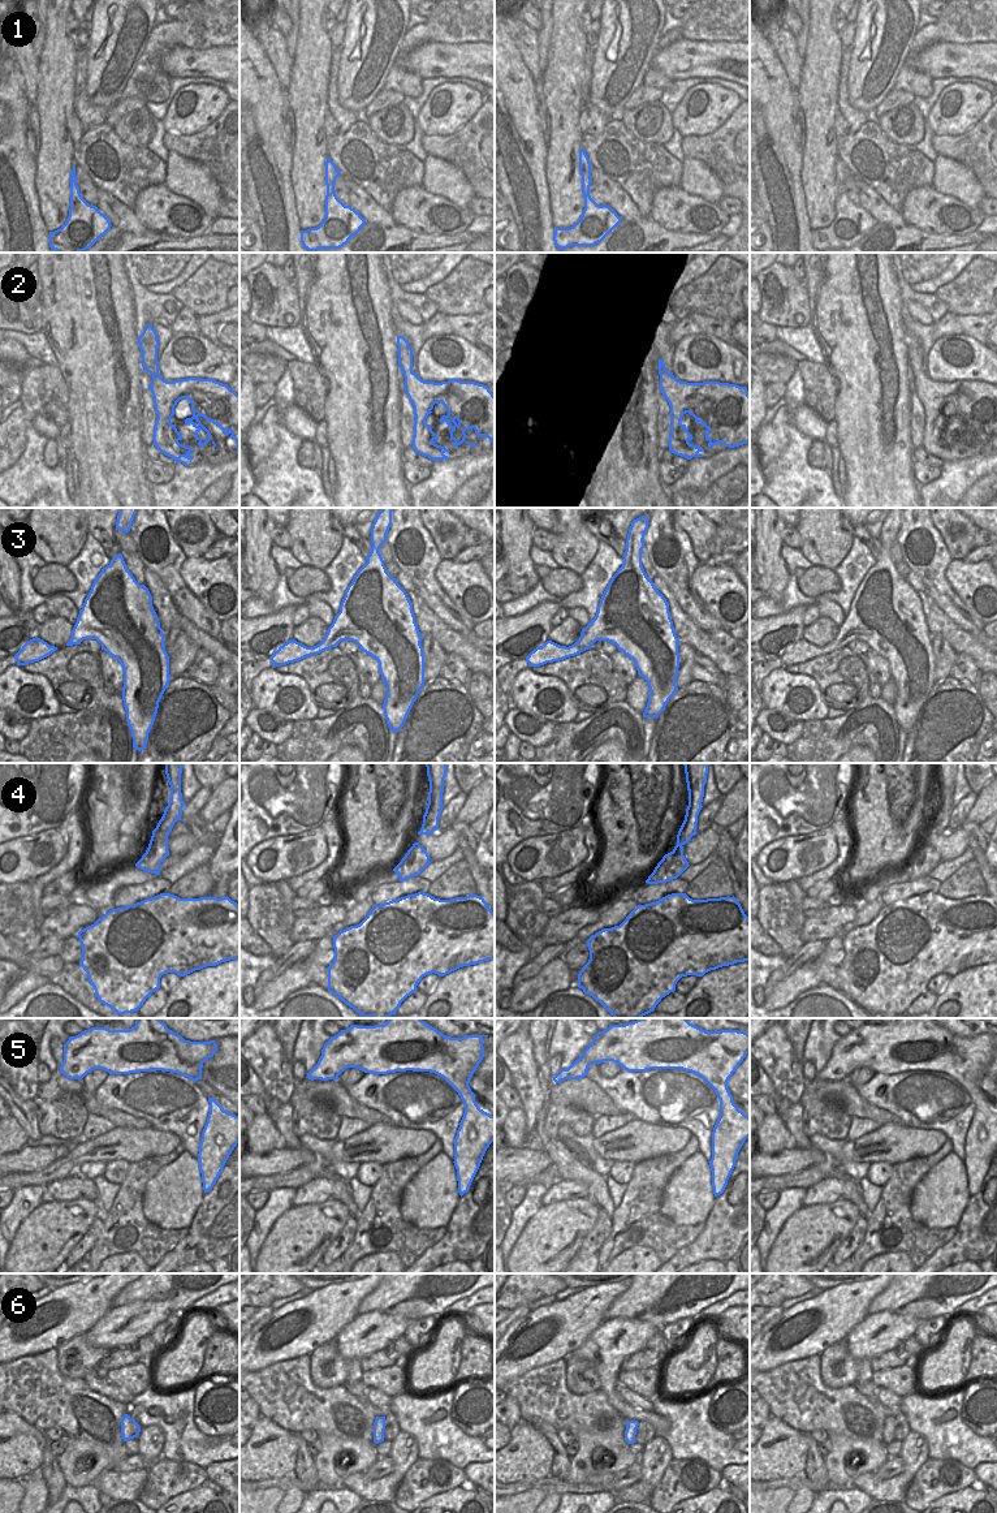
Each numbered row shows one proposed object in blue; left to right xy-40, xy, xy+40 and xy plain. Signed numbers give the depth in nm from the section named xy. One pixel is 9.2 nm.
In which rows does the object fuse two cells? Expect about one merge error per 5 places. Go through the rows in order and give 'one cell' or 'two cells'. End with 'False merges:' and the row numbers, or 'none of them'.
1: one cell
2: one cell
3: one cell
4: two cells
5: one cell
6: one cell
False merges: 4

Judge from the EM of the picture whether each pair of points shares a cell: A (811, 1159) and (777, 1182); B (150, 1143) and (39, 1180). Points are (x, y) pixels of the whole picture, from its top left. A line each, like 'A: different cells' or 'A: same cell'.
A: different cells
B: same cell

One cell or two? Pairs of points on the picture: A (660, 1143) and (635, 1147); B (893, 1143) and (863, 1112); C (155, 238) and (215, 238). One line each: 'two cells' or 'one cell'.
A: one cell
B: two cells
C: one cell

